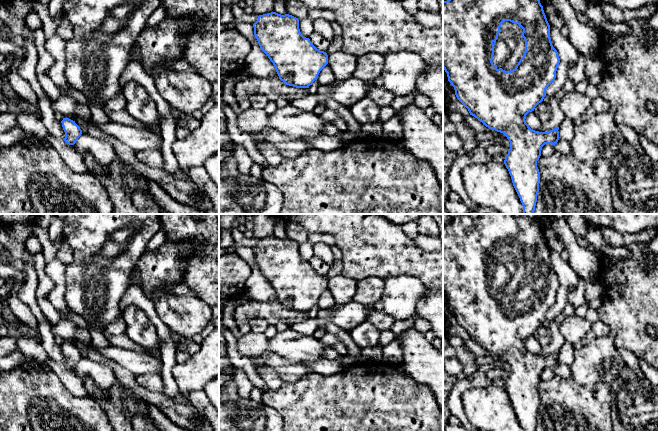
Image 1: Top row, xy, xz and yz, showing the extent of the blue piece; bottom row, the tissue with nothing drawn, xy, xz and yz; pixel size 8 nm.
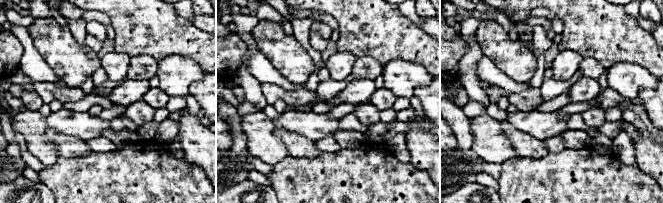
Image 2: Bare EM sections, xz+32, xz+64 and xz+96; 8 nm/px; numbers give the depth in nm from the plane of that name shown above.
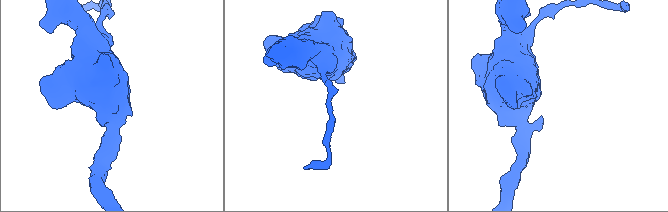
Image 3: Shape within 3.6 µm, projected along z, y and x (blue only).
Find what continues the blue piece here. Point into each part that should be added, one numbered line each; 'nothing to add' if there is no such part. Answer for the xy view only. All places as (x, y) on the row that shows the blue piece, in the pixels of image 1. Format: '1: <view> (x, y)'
nothing to add

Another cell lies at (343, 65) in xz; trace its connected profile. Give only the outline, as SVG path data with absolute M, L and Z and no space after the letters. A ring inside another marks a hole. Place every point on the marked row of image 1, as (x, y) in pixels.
M343 50L328 55L328 65L332 69L336 80L345 80L353 76L358 56L345 53Z

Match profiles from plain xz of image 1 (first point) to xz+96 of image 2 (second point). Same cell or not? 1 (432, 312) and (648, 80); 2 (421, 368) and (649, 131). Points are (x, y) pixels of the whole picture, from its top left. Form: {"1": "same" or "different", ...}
{"1": "different", "2": "different"}

